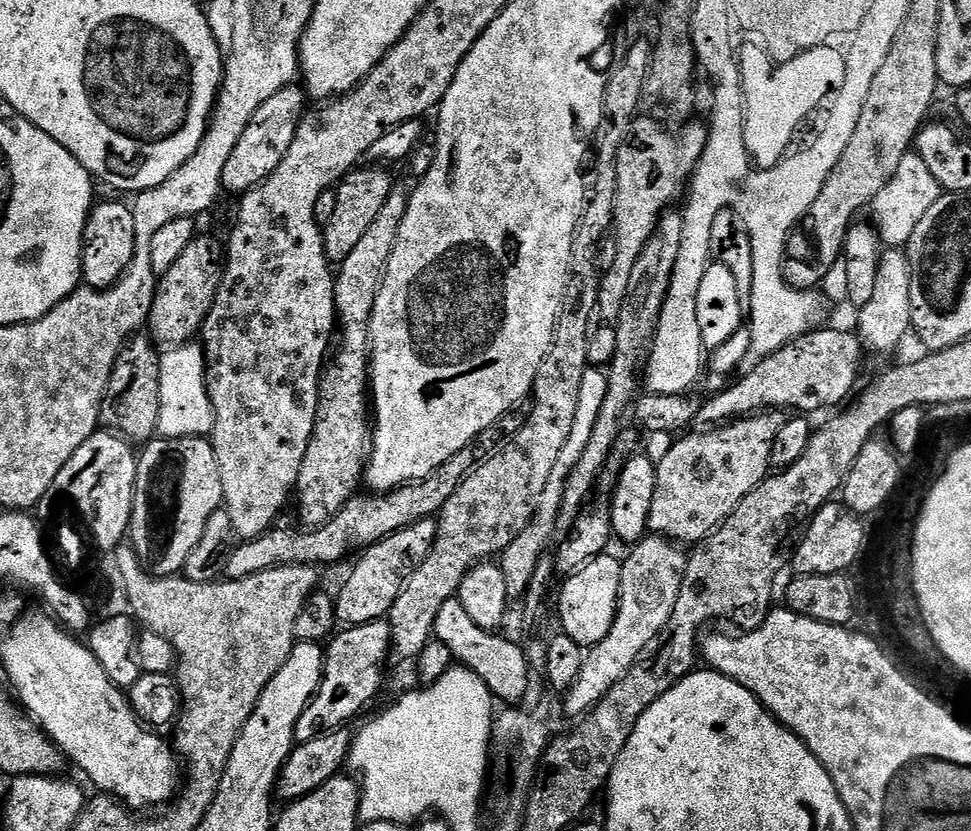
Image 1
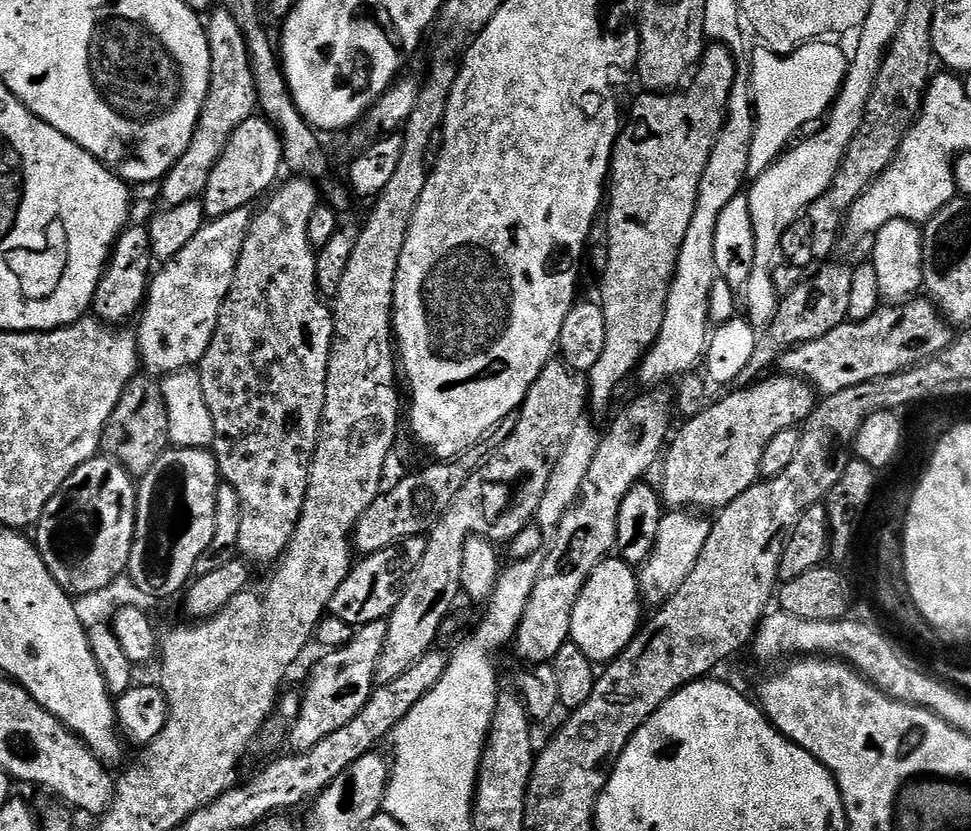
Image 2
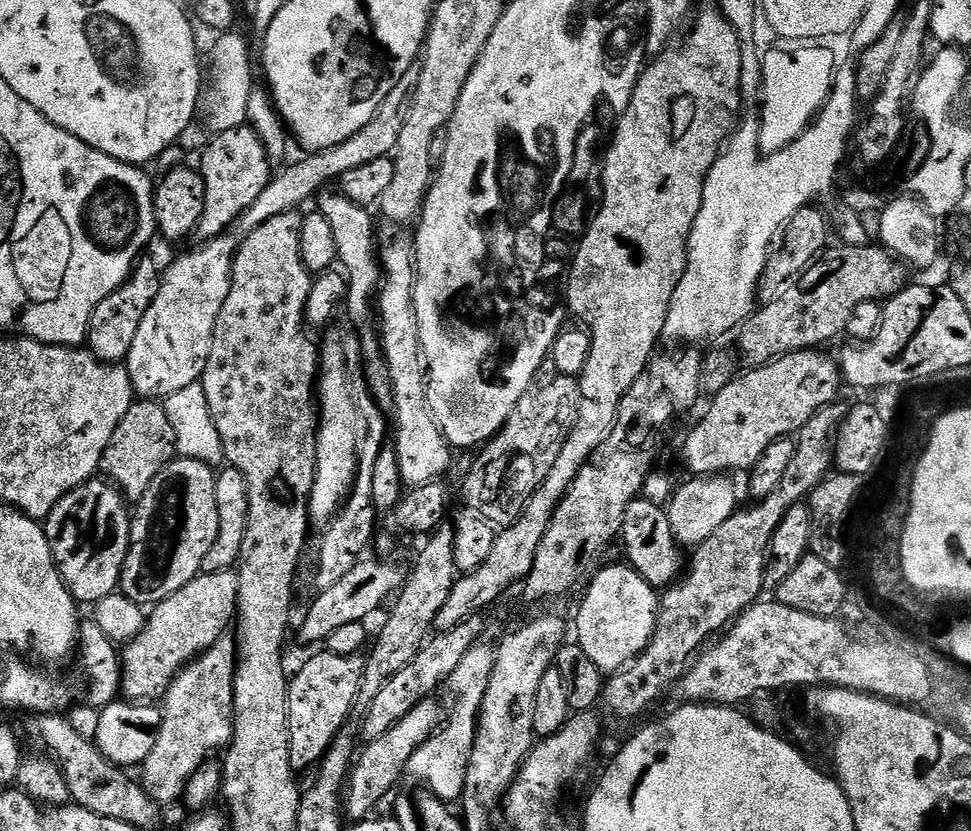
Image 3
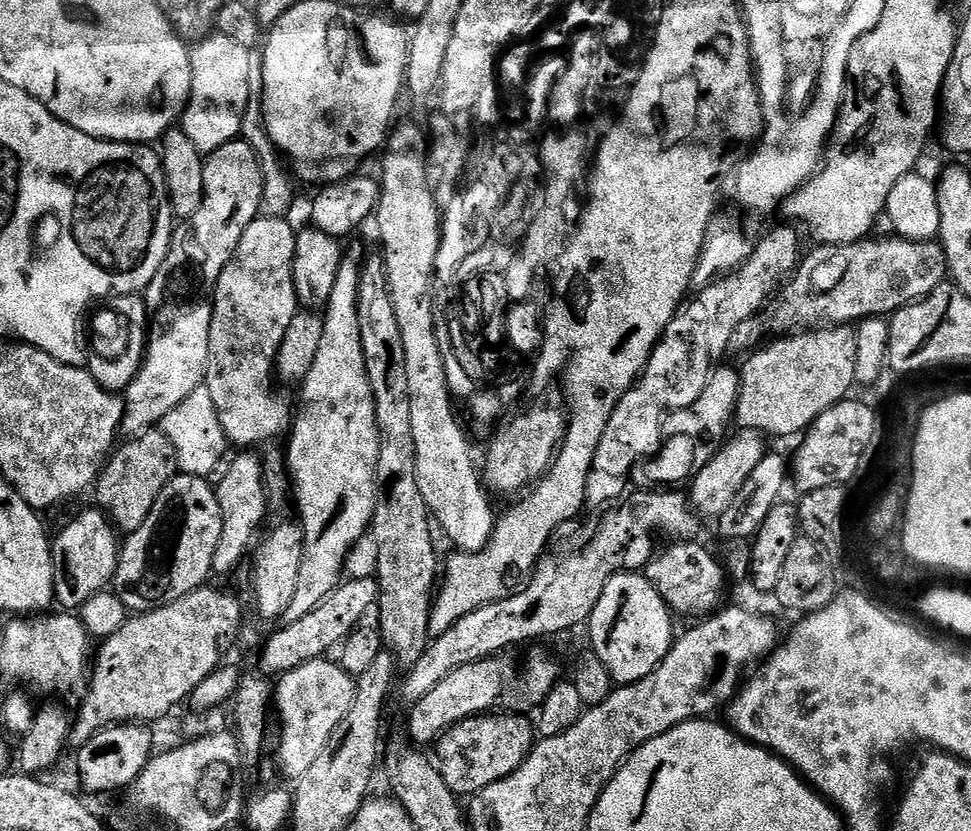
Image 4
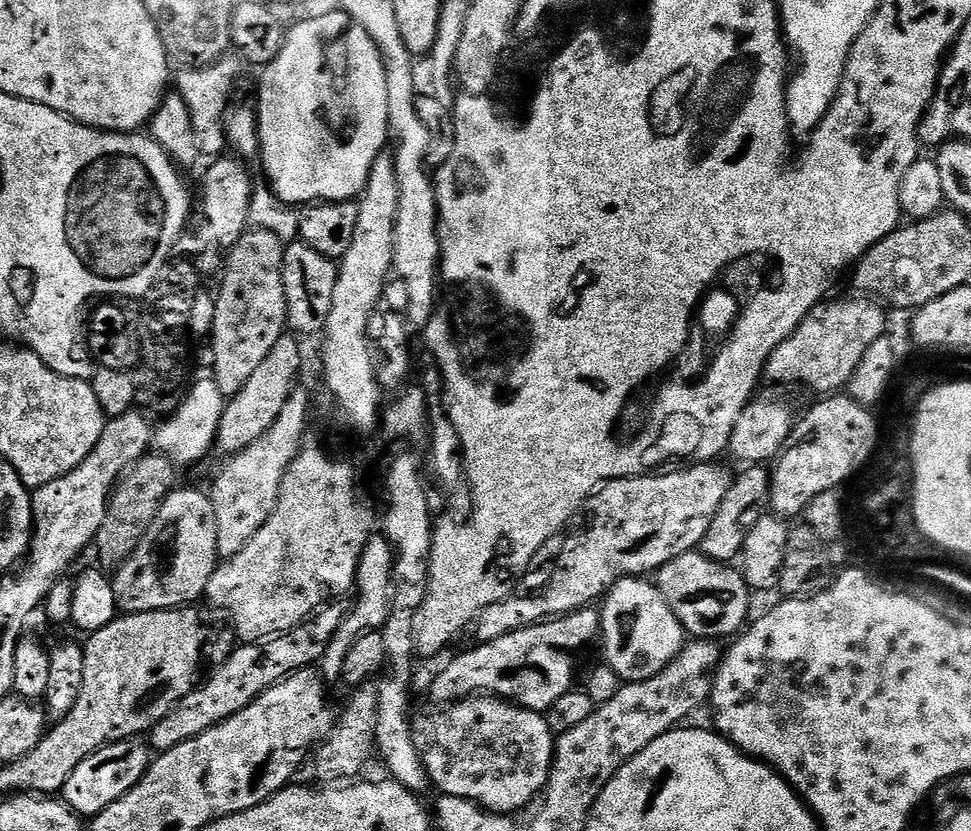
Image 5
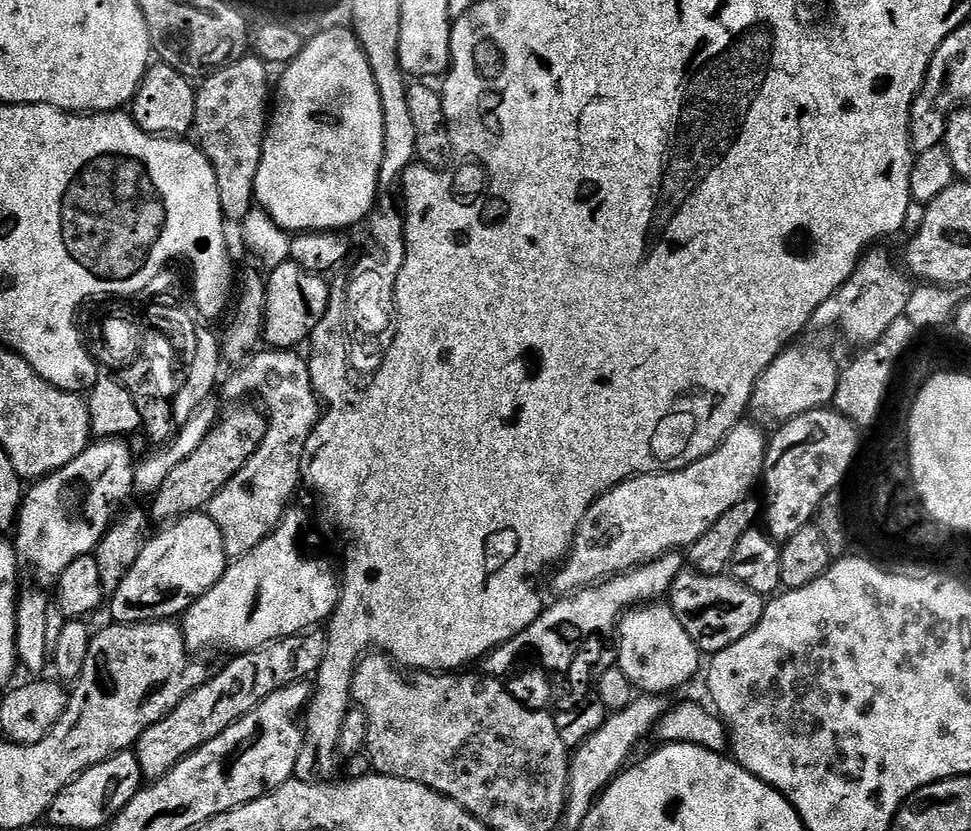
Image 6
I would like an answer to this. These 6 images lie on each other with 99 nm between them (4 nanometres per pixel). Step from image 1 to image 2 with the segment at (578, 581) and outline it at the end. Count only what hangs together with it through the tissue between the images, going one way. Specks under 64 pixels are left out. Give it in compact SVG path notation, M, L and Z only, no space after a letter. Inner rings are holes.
M619 558L604 559L590 574L586 586L582 586L582 594L578 594L578 602L574 602L574 610L570 618L571 643L576 644L578 650L582 650L582 654L586 654L586 658L592 660L593 665L607 665L628 649L628 643L640 631L642 627L640 608L642 609L642 597L638 576L633 565L627 564L627 562Z

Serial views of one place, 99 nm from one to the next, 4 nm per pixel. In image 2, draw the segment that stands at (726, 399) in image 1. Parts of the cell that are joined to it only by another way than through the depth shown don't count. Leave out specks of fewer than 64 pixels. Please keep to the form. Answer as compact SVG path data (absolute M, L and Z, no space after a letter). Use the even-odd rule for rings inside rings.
M920 299L906 300L899 306L881 306L870 318L842 322L830 334L822 334L822 338L781 352L779 371L807 380L817 393L829 396L846 390L846 386L907 372L916 364L939 356L952 343L954 328L931 299Z

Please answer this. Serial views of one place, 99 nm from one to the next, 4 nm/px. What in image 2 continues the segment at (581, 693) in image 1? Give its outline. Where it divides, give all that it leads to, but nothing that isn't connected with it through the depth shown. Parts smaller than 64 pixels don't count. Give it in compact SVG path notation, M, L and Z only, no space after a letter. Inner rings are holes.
M668 510L660 517L658 538L652 551L638 568L640 594L645 605L659 606L668 601L690 578L690 570L694 570L694 562L698 562L698 554L702 554L702 546L706 546L706 538L710 538L712 520L699 520L699 515L689 514L684 510Z

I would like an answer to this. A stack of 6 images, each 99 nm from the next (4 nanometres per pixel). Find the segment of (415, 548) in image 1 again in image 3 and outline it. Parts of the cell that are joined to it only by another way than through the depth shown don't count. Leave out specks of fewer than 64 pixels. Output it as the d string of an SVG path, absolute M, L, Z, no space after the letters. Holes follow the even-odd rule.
M365 558L346 574L346 578L334 582L334 586L317 591L316 601L308 608L308 613L304 616L304 621L300 624L300 640L304 644L323 645L334 634L334 630L339 630L342 626L347 626L349 622L364 622L372 616L384 604L384 599L395 597L400 589L404 587L405 580L408 579L410 571L406 563L399 564L392 558L380 558L384 560L376 561L373 558Z

